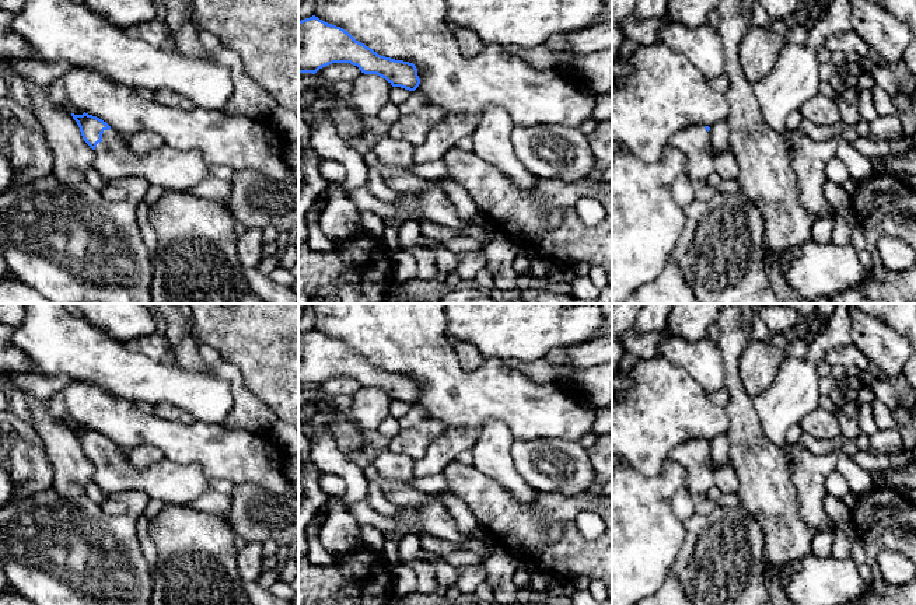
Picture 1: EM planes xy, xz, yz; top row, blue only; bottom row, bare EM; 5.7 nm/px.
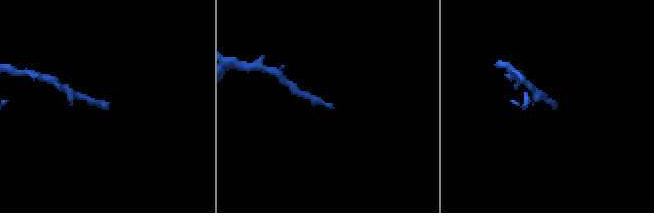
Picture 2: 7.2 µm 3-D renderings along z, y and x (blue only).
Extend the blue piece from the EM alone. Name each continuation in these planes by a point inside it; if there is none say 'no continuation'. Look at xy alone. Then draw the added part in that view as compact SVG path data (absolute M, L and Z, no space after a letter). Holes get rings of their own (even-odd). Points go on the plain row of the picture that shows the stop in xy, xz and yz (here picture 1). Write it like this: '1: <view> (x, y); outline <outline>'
1: xy (170, 482); outline M115 443L104 444L102 455L92 464L92 482L105 494L140 490L165 504L189 506L210 490L200 464L179 464L162 458L148 466L136 466L129 451Z

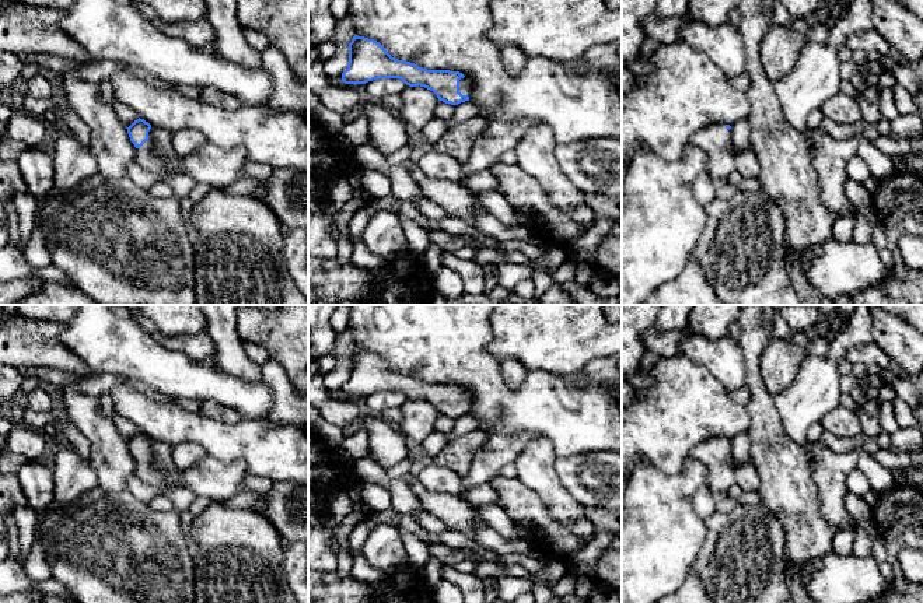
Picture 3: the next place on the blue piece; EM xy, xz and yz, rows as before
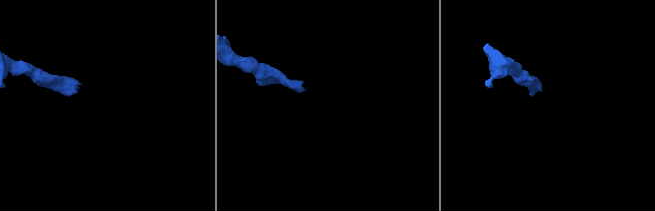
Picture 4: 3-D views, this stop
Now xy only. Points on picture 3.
1: xy (216, 480); outline M151 446L148 453L136 462L134 476L161 492L169 487L186 487L196 497L206 497L211 502L225 502L242 491L242 483L248 474L244 460L221 462L206 455L203 459L176 474L164 471L155 462Z

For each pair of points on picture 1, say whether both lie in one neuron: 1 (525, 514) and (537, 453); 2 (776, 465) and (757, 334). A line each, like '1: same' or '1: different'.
1: different
2: different

